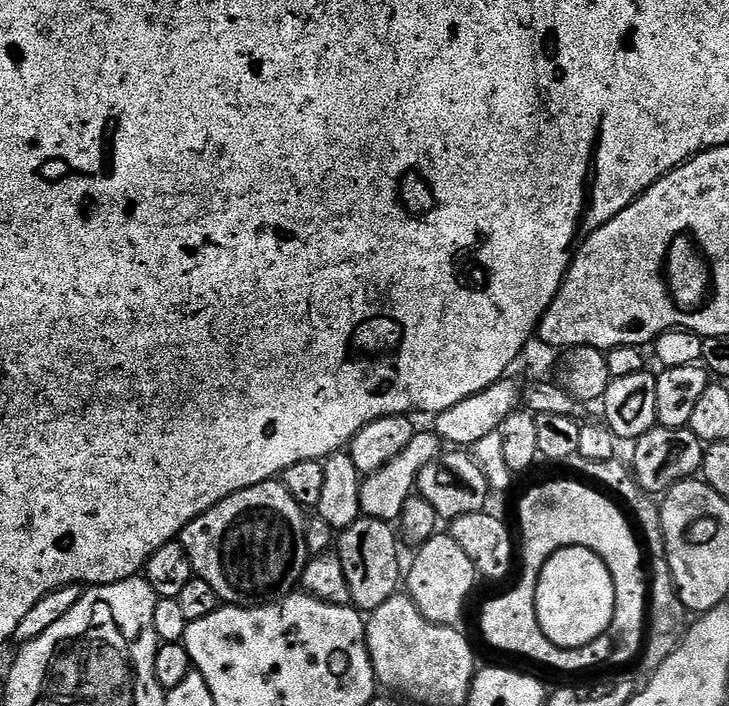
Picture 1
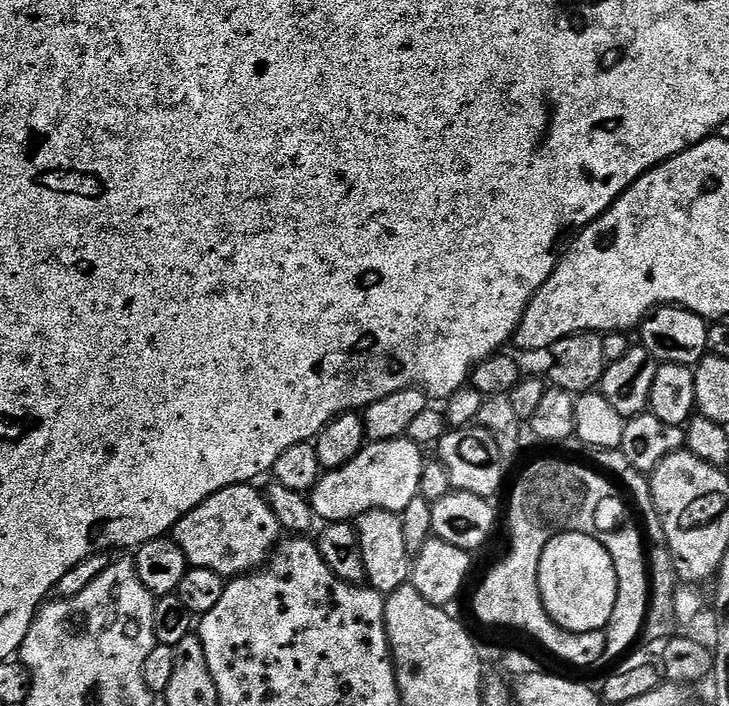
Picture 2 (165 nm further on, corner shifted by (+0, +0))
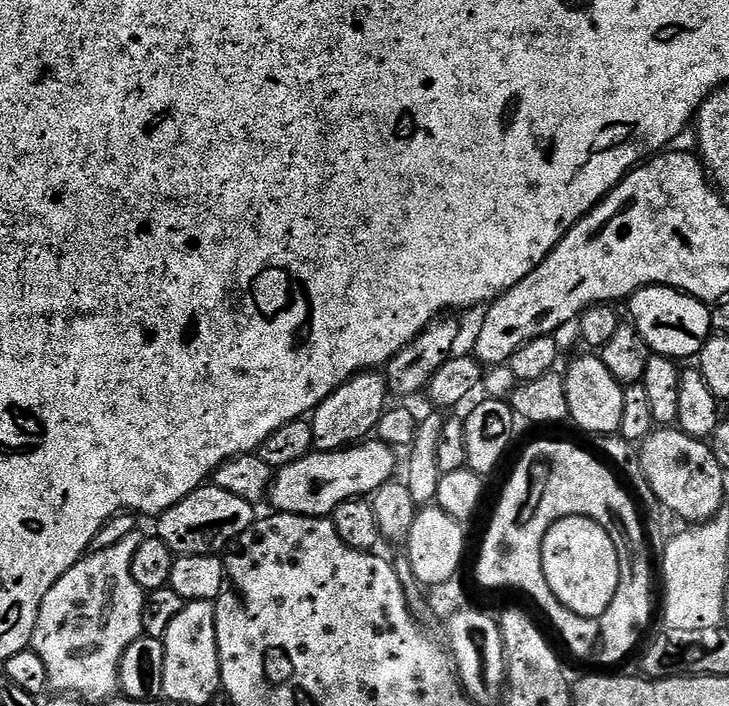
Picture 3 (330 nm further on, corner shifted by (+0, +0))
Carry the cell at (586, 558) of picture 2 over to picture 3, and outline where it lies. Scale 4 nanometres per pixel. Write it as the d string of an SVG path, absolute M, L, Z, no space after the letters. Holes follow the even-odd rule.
M562 518L550 526L542 542L542 570L558 602L582 618L597 619L614 602L620 581L618 550L614 550L611 534L590 518Z

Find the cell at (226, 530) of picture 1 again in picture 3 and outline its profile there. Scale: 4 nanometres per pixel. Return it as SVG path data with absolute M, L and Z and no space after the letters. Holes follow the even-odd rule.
M205 486L182 498L182 502L170 506L170 510L160 513L155 521L155 535L162 542L166 542L168 549L176 556L214 556L223 553L224 547L227 549L239 540L246 529L256 523L256 512L253 504L242 502L242 498L236 497L235 494L226 494L226 490L215 486Z

